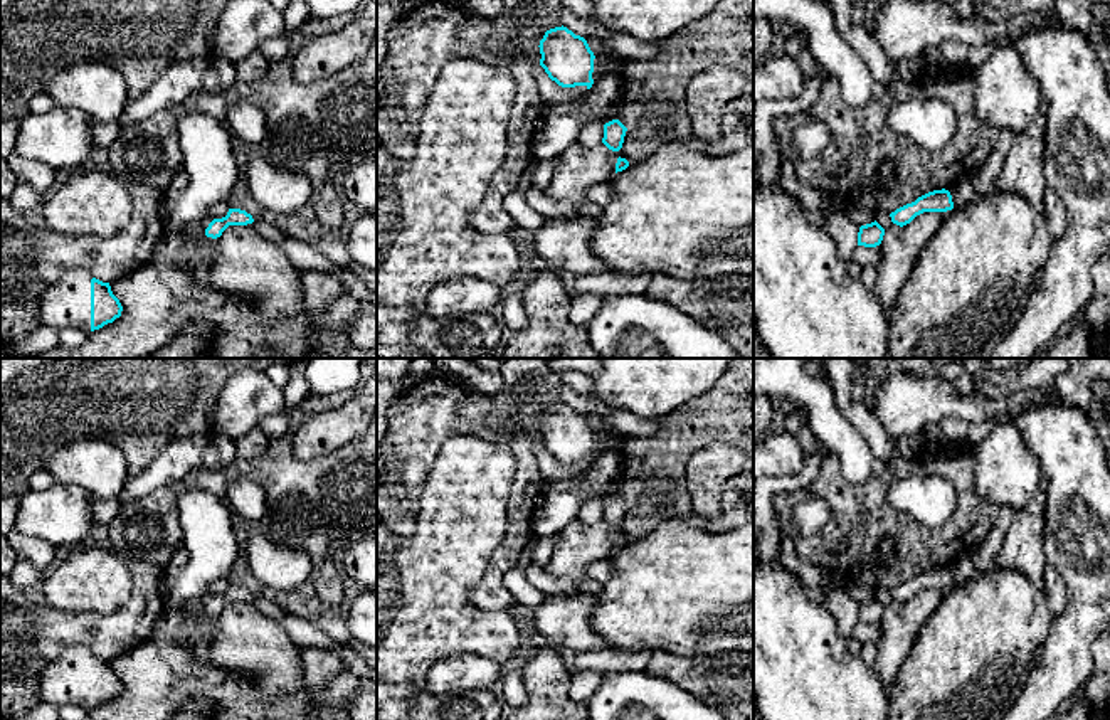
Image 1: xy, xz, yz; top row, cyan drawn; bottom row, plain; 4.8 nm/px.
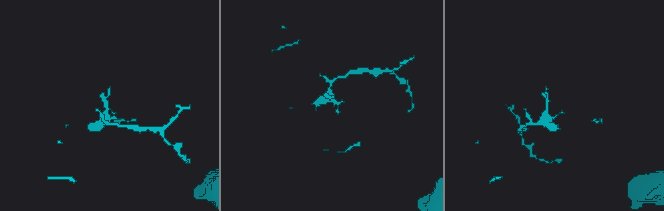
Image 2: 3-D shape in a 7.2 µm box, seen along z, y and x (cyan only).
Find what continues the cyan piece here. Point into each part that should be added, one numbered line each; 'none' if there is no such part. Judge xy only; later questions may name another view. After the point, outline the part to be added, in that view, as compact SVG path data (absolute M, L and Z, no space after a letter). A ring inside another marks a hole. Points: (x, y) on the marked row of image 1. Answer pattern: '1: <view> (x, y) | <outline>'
1: xy (68, 301) | M86 269L66 271L39 301L40 326L74 326L91 333L91 276Z

